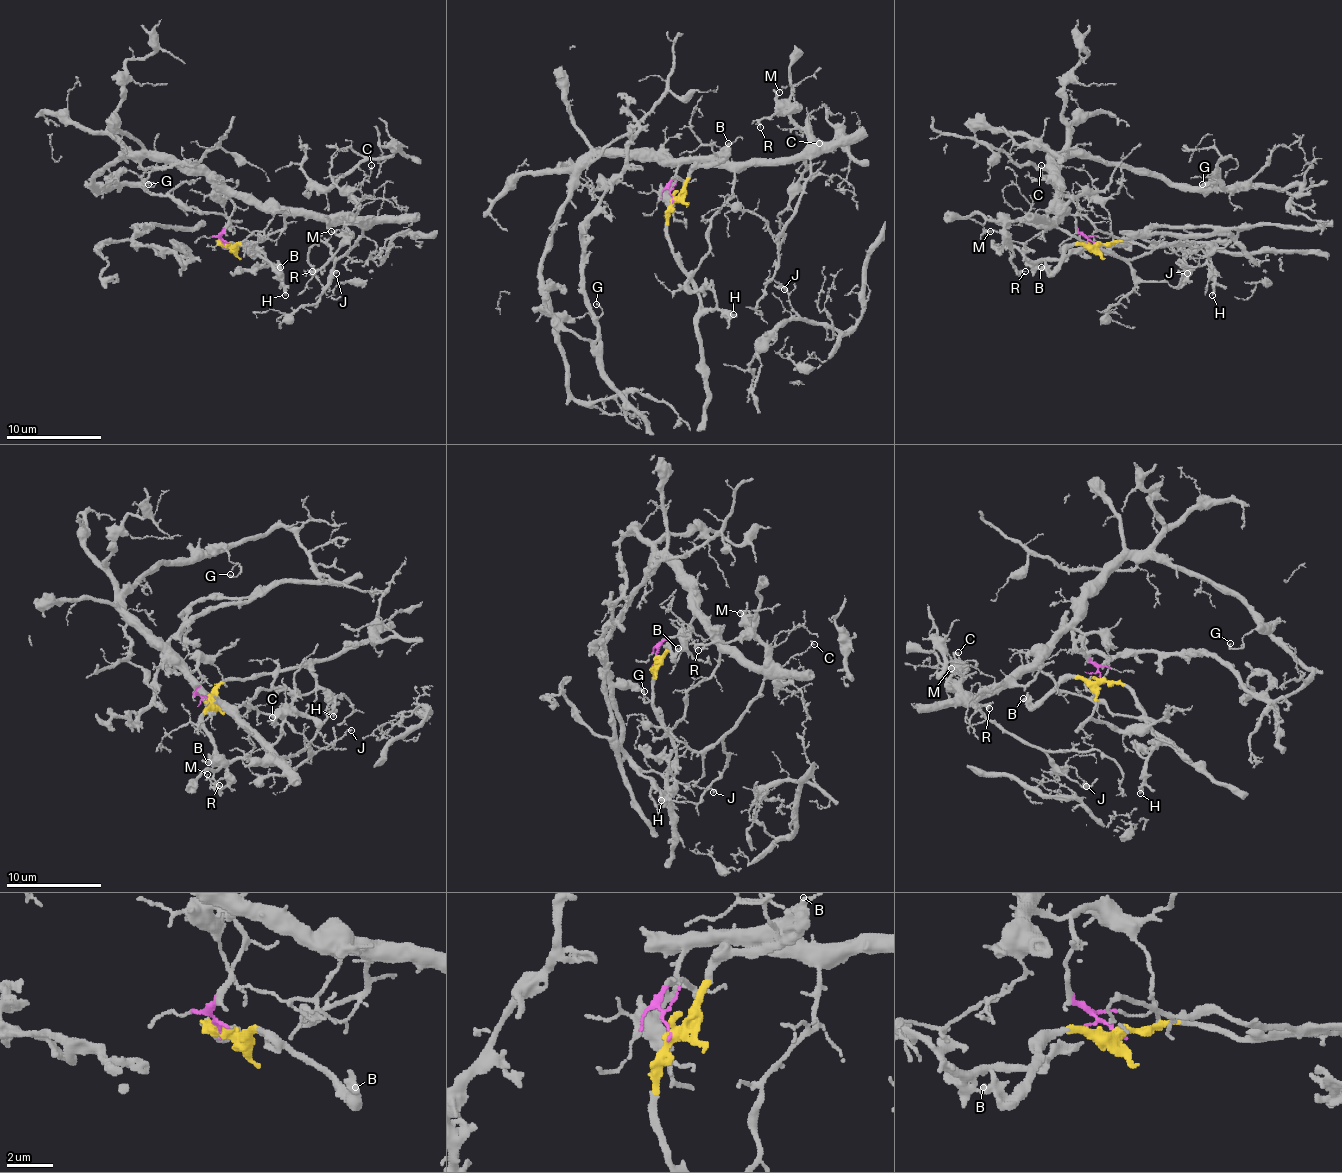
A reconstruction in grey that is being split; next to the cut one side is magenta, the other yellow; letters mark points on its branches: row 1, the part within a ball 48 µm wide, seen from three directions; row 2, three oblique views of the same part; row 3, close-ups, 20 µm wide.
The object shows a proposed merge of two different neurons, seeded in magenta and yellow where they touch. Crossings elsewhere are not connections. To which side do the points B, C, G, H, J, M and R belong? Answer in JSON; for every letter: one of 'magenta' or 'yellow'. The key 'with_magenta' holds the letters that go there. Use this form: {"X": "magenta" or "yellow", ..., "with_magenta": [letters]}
{"B": "yellow", "C": "magenta", "G": "magenta", "H": "yellow", "J": "magenta", "M": "magenta", "R": "magenta", "with_magenta": ["C", "G", "J", "M", "R"]}

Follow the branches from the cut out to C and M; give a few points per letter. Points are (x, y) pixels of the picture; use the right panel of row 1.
C: (1097, 245), (1076, 226), (1078, 203), (1073, 198), (1064, 196), (1054, 217), (1071, 198), (1043, 174), (1040, 165)
M: (1097, 245), (1076, 226), (1073, 198), (1062, 196), (1057, 217), (986, 224), (983, 229), (990, 231)

